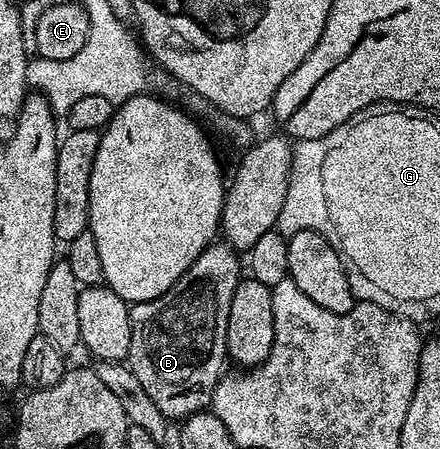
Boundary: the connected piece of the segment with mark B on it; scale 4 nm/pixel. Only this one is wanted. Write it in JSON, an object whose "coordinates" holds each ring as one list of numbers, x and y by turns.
{"coordinates":[[214,241,209,244,209,248,203,253,199,253,199,257,191,265,191,269,187,269,187,273,183,273,183,277,179,277,179,281,175,281,175,285,171,285,171,289,165,295,161,295,158,299,152,299,146,303,135,303,130,306,129,316,131,317,131,349,127,366,135,373,135,377,139,377,139,382,143,384,143,390,151,397,151,401,155,401,155,405,159,405,159,413,163,413,166,420,184,421,190,415,194,415,197,411,206,410,212,404,213,394,217,388,223,372,226,370,227,352,227,313,231,313,231,297,235,297,235,289,243,275,243,263,239,260,238,252,234,251,228,243,224,241]]}

